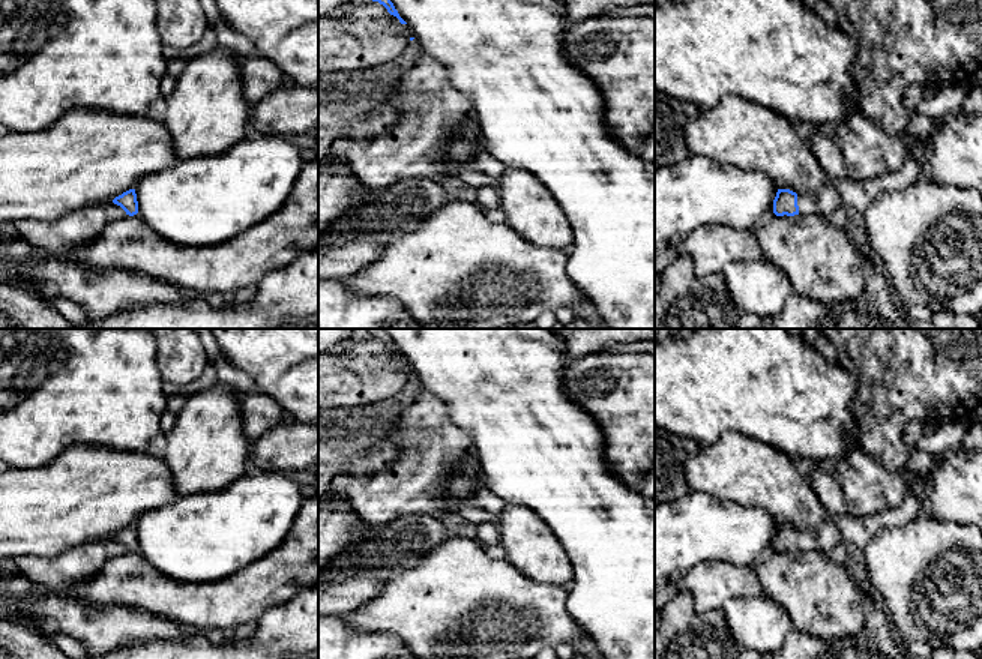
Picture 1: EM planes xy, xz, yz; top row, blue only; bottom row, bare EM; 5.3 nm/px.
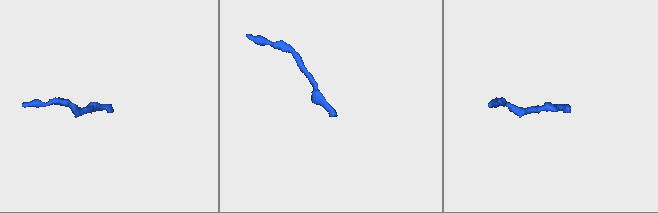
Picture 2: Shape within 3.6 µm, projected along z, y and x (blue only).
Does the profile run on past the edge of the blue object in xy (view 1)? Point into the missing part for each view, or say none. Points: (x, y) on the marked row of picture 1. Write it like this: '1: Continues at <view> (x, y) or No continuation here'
1: No continuation here

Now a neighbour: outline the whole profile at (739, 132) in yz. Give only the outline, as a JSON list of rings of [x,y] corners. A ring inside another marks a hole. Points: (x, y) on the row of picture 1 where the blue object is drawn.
[[[736,95],[725,96],[716,107],[703,110],[685,126],[685,141],[691,155],[706,156],[718,164],[745,171],[763,171],[778,186],[796,194],[812,194],[823,185],[832,185],[847,206],[865,212],[881,192],[895,192],[920,177],[919,161],[908,155],[899,171],[868,180],[833,179],[820,165],[794,123],[784,116]]]

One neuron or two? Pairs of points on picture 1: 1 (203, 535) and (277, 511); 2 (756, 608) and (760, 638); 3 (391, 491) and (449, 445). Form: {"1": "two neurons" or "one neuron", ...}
{"1": "one neuron", "2": "one neuron", "3": "one neuron"}

